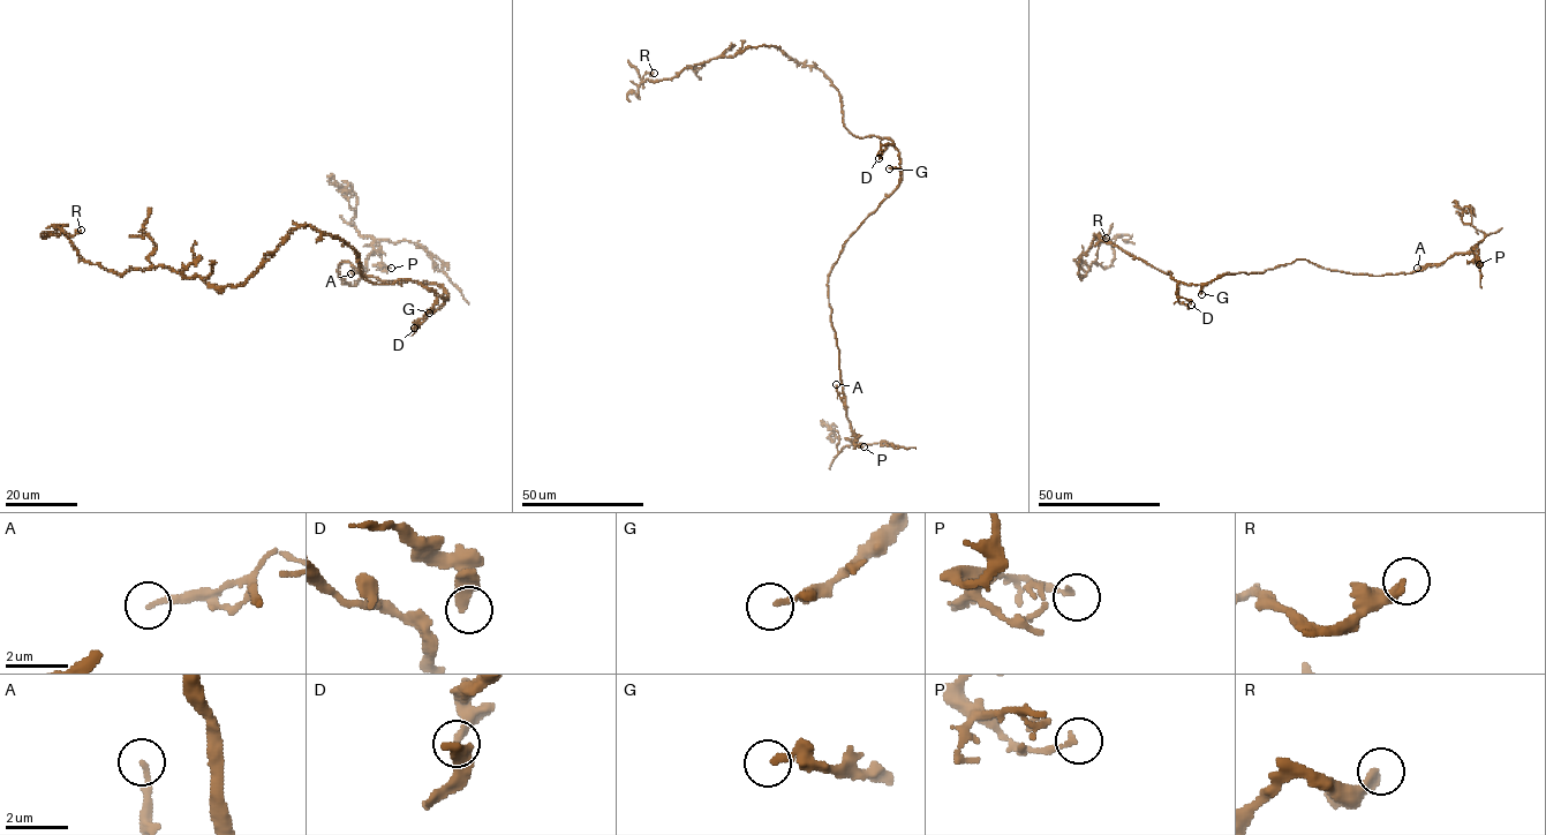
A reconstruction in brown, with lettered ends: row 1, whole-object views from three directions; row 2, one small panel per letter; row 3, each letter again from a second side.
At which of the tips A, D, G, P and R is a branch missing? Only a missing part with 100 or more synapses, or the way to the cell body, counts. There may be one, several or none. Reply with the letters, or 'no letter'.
no letter

